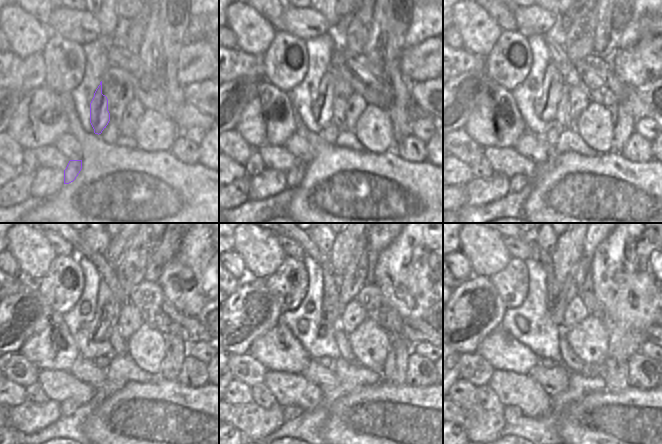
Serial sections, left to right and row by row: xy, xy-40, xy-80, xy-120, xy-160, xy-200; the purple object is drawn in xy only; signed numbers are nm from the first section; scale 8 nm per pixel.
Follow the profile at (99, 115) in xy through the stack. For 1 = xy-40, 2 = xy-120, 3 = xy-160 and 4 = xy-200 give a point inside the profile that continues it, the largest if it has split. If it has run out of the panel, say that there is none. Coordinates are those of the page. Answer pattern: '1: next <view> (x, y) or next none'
1: next xy-40 (322, 108)
2: next xy-120 (107, 307)
3: next xy-160 (331, 280)
4: next xy-200 (543, 258)

